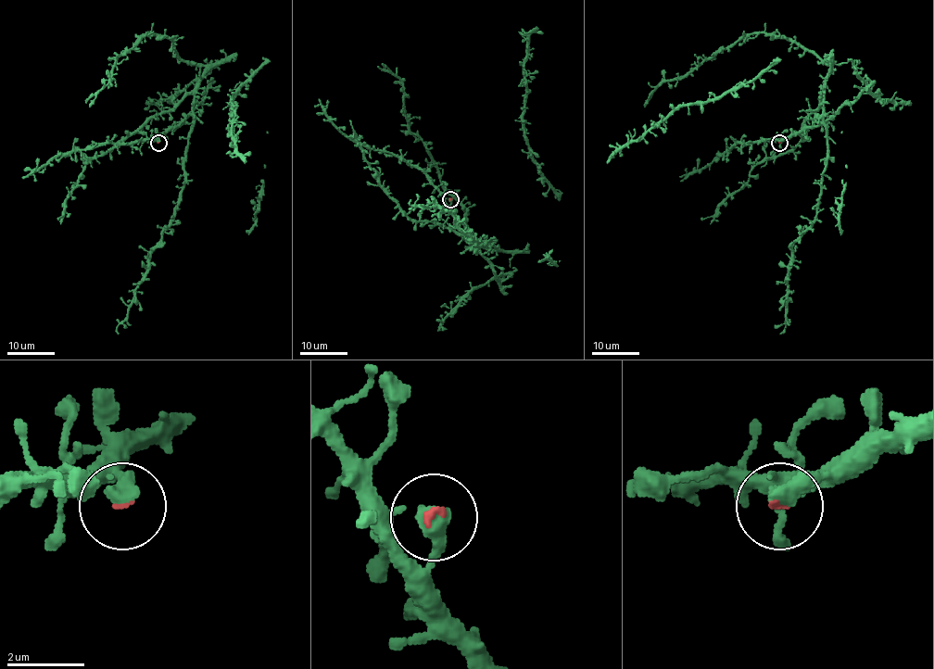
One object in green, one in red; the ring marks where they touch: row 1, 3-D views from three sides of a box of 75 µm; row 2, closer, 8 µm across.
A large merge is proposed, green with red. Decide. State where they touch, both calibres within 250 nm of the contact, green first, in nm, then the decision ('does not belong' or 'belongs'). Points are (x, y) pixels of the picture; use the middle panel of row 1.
place (450, 199); calibres 550 and 110 nm; belongs

